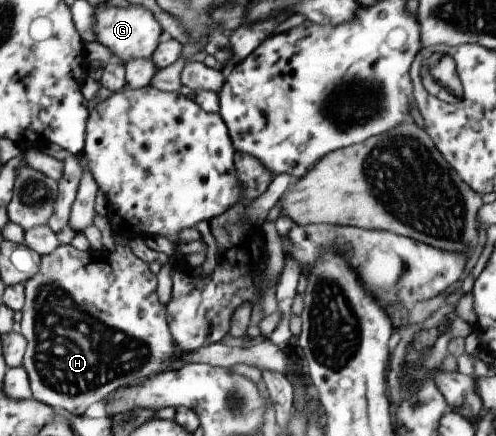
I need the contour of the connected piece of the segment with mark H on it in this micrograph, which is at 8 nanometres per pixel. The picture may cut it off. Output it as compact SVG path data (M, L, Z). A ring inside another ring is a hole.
M124 241L121 243L115 242L114 250L112 250L112 252L108 252L108 250L104 248L79 252L76 250L76 248L72 248L72 246L69 244L60 244L51 254L42 256L38 271L23 285L25 300L22 309L20 310L22 320L20 320L19 325L17 325L18 333L26 342L21 366L27 373L31 399L45 403L49 408L52 408L52 411L54 412L66 412L68 415L76 417L81 416L85 412L86 408L88 408L88 406L91 404L100 404L101 400L106 399L118 388L134 385L135 382L142 381L147 377L159 373L160 370L170 369L170 366L176 369L185 363L205 363L212 367L229 368L235 364L246 364L259 370L265 369L266 371L275 371L286 376L288 376L288 374L292 376L294 371L298 371L293 365L289 365L290 360L288 360L289 352L287 346L281 347L272 345L267 338L263 339L260 344L256 344L256 346L242 348L230 348L228 346L224 346L224 344L219 341L218 343L211 343L206 347L201 347L196 351L182 355L177 346L173 346L171 337L169 336L168 326L166 325L165 306L158 302L158 298L155 294L156 282L156 276L150 272L148 264L140 261L136 256L134 256L134 254L130 251L128 242L125 243Z

